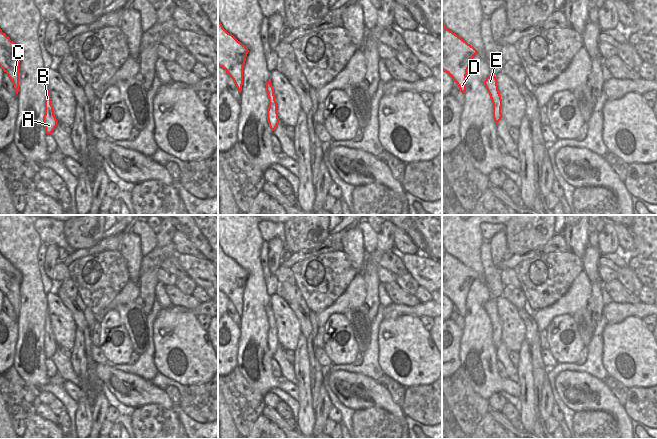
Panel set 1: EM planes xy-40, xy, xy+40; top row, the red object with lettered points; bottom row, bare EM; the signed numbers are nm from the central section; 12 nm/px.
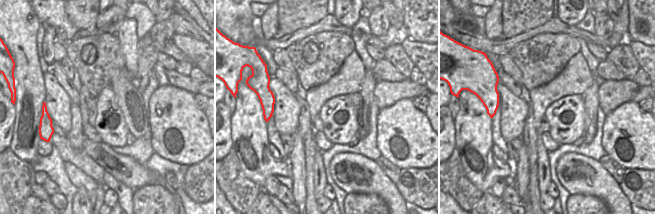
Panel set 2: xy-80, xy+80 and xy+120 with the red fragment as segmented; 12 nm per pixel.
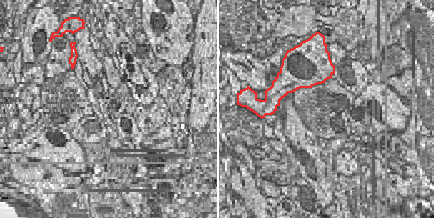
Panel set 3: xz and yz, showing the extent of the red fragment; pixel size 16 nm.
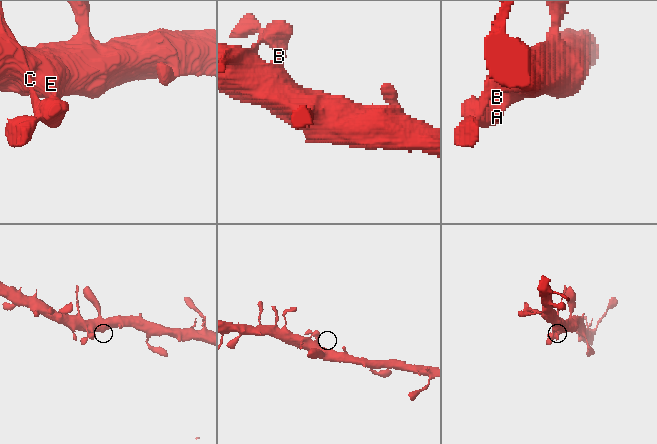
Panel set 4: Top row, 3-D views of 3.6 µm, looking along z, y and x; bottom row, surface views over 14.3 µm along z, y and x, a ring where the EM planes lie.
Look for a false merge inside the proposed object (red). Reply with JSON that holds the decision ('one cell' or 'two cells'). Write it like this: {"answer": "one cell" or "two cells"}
{"answer": "one cell"}

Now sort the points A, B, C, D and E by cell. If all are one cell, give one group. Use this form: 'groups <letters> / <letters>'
groups A B C D E

